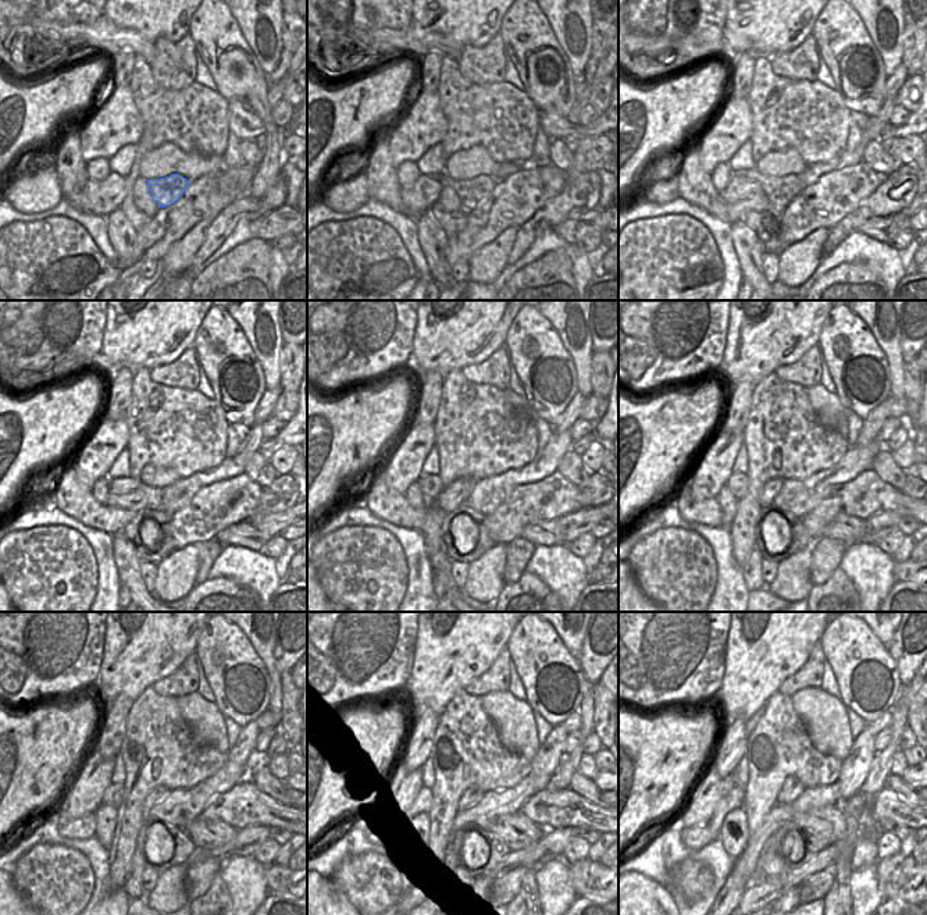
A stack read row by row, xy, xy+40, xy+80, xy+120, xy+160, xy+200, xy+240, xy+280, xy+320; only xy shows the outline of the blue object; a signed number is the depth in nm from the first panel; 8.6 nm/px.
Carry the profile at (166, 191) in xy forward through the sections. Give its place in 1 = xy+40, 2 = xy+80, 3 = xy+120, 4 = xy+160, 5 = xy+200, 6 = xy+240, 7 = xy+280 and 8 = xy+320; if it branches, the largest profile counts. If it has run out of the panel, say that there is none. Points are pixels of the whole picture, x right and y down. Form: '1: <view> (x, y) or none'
1: xy+40 (470, 192)
2: xy+80 (780, 191)
3: xy+120 (122, 486)
4: xy+160 (431, 486)
5: xy+200 (738, 483)
6: xy+240 (114, 794)
7: xy+280 (423, 800)
8: xy+320 (734, 798)

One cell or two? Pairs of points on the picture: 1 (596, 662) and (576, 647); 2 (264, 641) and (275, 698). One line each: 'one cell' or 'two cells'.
1: two cells
2: one cell

